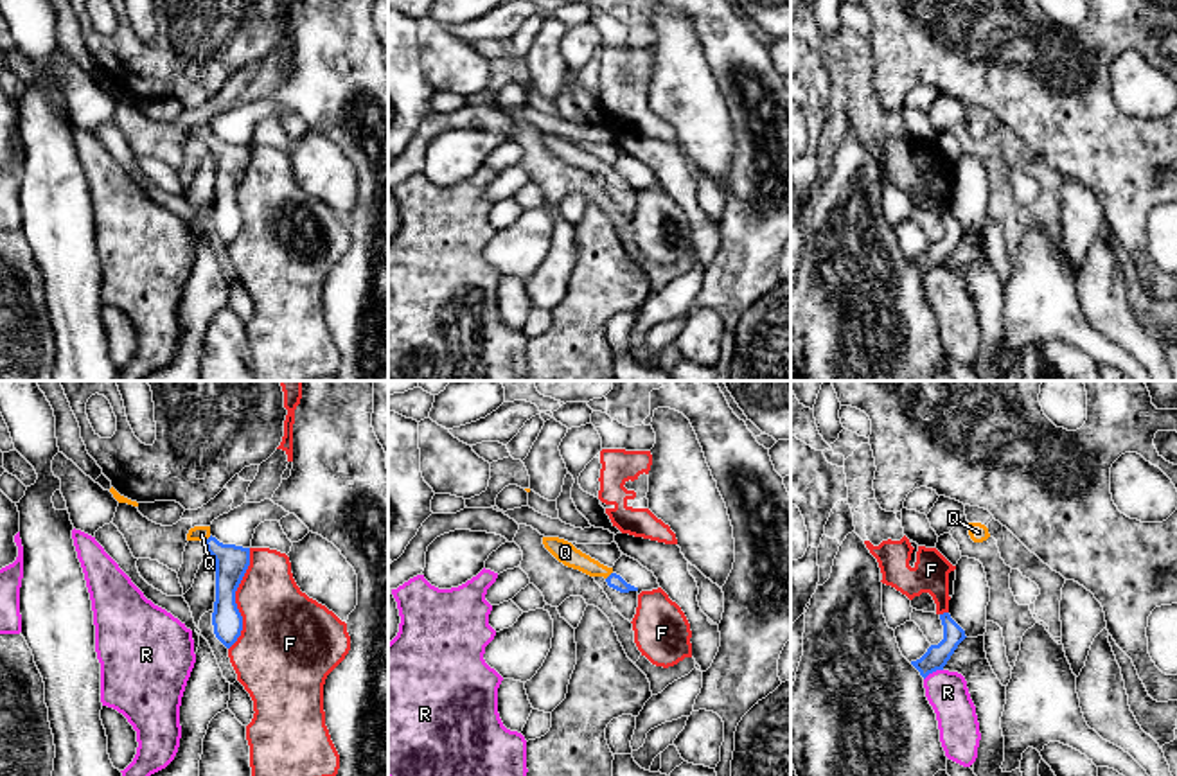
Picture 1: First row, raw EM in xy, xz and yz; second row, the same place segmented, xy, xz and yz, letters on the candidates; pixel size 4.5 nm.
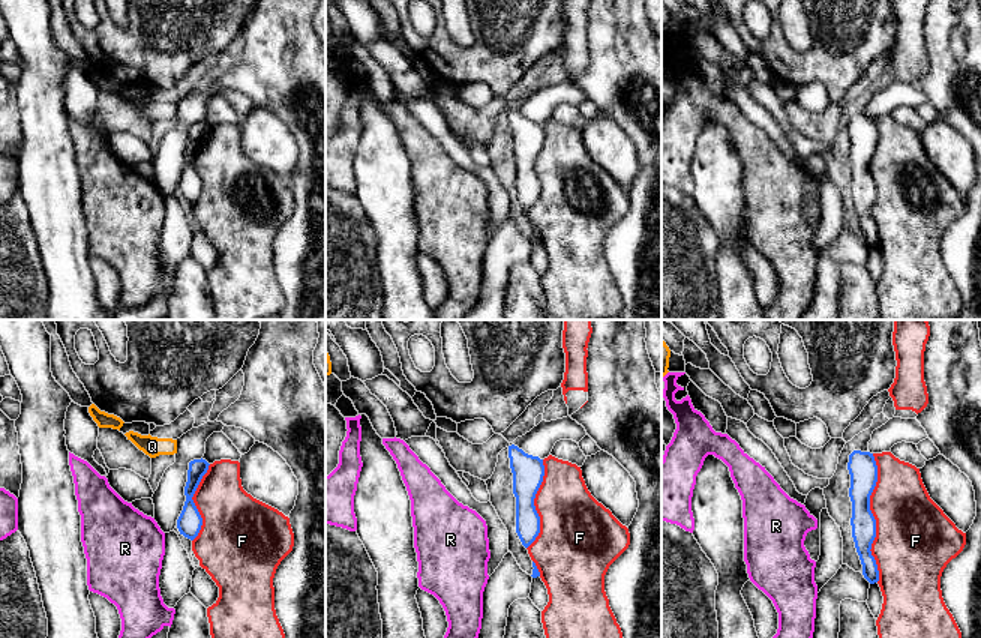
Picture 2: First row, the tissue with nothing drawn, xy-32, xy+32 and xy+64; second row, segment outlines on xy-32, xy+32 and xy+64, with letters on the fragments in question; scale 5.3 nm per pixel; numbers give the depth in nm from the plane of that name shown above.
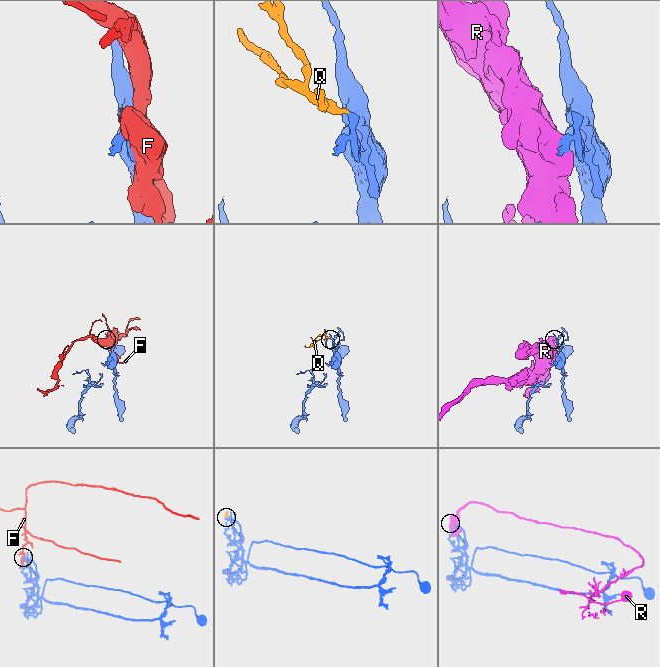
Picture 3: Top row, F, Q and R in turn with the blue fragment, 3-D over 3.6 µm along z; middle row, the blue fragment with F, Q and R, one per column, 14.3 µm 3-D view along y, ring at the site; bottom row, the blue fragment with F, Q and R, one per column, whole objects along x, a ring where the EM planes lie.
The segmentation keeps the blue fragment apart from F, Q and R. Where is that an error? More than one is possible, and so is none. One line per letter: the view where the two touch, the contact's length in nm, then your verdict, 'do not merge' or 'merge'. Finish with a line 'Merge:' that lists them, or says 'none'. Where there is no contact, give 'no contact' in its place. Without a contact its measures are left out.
F: contact in xy; length 460 nm; do not merge
Q: contact in xy; length 50 nm; merge
R: contact in yz; length 100 nm; do not merge
Merge: Q

